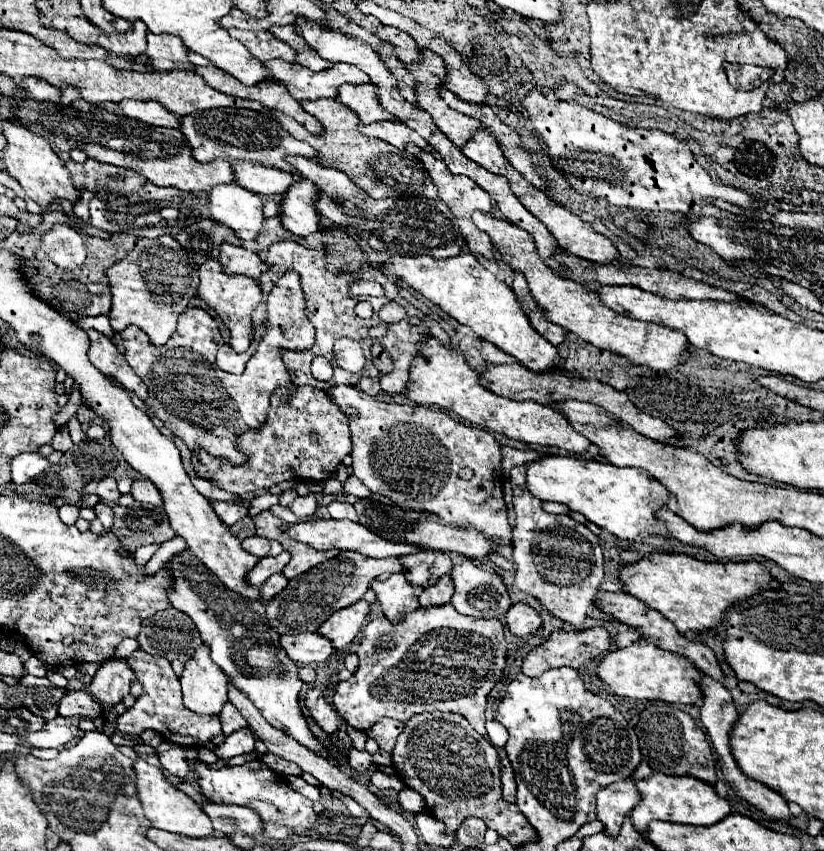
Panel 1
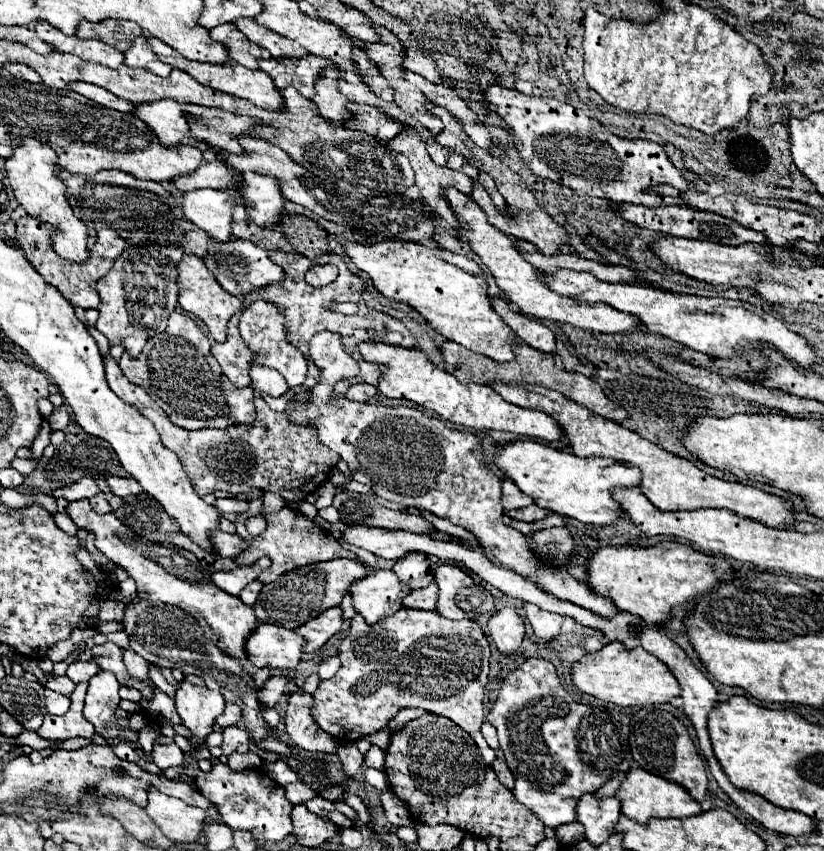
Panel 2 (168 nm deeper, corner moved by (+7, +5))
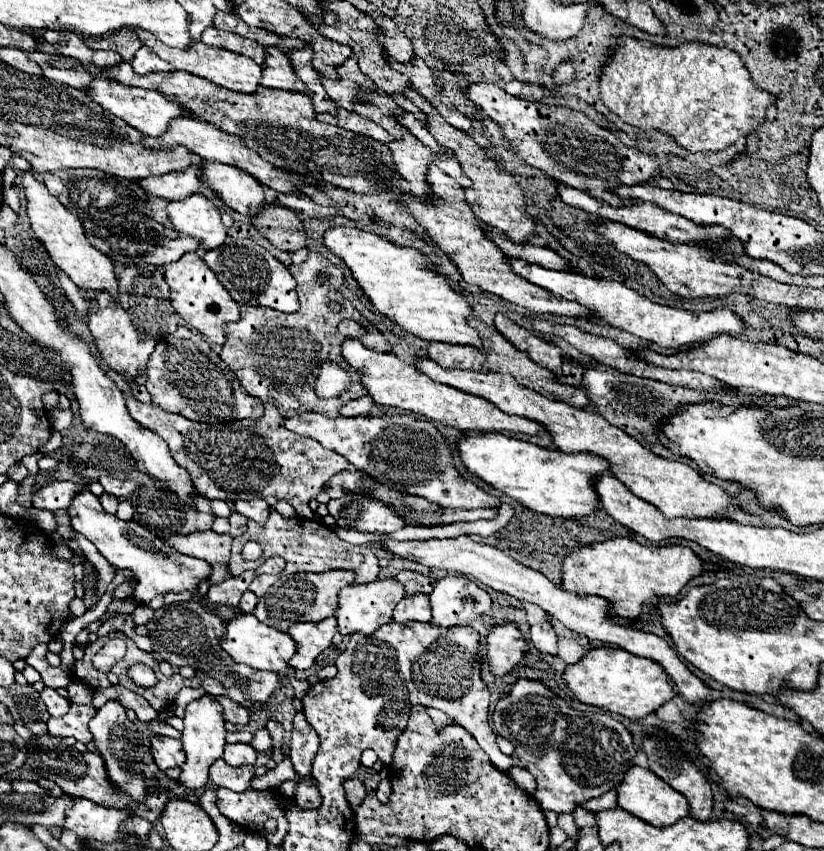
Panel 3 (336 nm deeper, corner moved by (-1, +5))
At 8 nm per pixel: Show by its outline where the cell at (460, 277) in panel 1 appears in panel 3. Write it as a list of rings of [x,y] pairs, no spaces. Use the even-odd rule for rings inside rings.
[[[351,226],[325,230],[323,246],[347,264],[373,308],[395,322],[403,332],[429,342],[481,346],[477,332],[465,322],[465,316],[471,312],[465,296],[459,296],[443,274],[431,270],[417,250],[399,248],[375,234]]]

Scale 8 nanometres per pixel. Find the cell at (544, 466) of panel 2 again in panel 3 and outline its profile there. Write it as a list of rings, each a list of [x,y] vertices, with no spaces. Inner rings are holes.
[[[497,432],[489,434],[465,434],[457,440],[457,450],[463,466],[487,482],[495,490],[525,504],[529,510],[547,516],[589,516],[601,508],[593,490],[593,478],[609,474],[609,464],[589,452],[565,454],[559,450],[541,448],[523,440],[507,438]]]

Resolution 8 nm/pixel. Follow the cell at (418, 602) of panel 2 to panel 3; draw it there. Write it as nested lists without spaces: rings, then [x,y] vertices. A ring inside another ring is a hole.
[[[417,594],[413,598],[403,598],[393,610],[393,622],[431,622],[429,596]]]

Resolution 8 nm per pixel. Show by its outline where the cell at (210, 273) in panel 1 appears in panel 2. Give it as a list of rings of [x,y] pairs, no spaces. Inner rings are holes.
[[[183,256],[181,262],[177,264],[179,268],[179,306],[185,310],[185,312],[191,312],[195,316],[199,316],[215,342],[225,342],[227,340],[227,324],[229,324],[229,318],[243,308],[243,302],[241,298],[229,294],[215,278],[213,274],[207,270],[203,258],[197,258],[197,256]]]

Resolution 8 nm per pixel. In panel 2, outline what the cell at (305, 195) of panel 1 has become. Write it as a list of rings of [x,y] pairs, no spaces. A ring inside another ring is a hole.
[[[243,172],[243,182],[239,190],[243,194],[241,202],[249,210],[249,220],[267,228],[281,226],[281,218],[285,216],[285,198],[275,178],[255,172]]]

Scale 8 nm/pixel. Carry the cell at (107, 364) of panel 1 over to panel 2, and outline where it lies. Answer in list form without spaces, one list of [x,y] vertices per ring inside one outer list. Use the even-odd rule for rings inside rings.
[[[113,356],[103,358],[105,364],[105,374],[111,390],[125,402],[133,404],[139,408],[139,412],[149,418],[159,436],[161,442],[173,450],[195,492],[199,496],[223,490],[229,494],[239,494],[239,492],[249,492],[251,488],[259,488],[263,492],[275,492],[279,494],[285,502],[291,500],[303,500],[305,494],[315,492],[333,472],[339,456],[329,450],[321,440],[317,438],[317,430],[313,428],[313,422],[305,426],[297,426],[295,422],[289,420],[289,408],[295,408],[297,404],[307,404],[305,400],[311,398],[311,390],[303,390],[293,396],[285,412],[273,412],[261,394],[269,394],[271,390],[281,390],[285,392],[289,386],[285,384],[283,376],[277,370],[265,368],[265,366],[253,366],[249,376],[253,382],[255,398],[257,398],[257,418],[253,424],[239,424],[239,426],[227,426],[227,428],[205,428],[205,430],[183,430],[163,414],[163,410],[149,398],[141,386],[131,384],[125,374],[119,368],[119,362]]]

